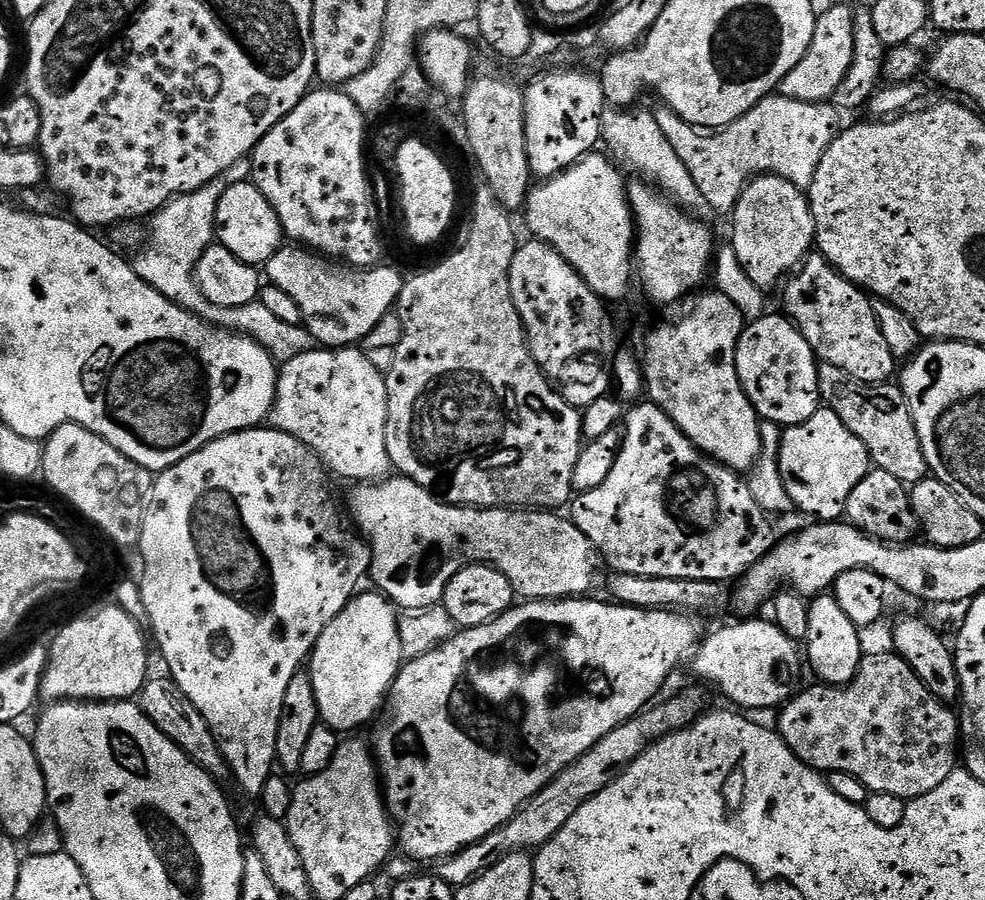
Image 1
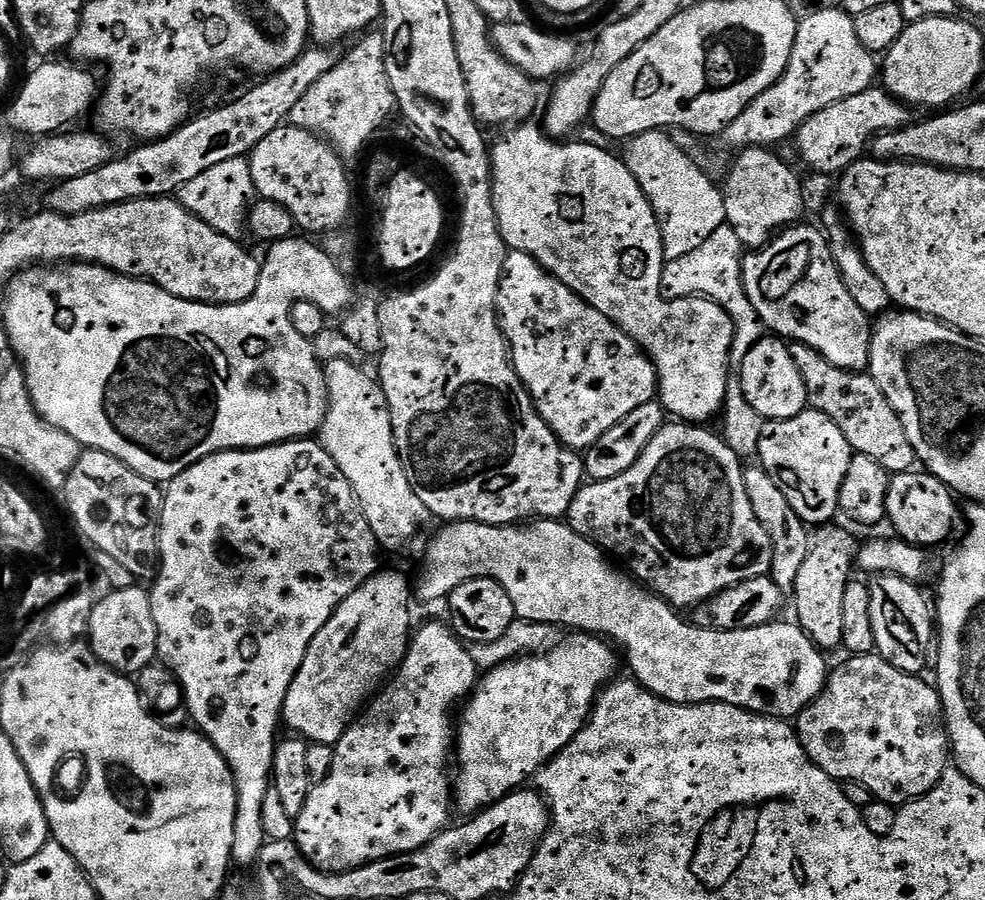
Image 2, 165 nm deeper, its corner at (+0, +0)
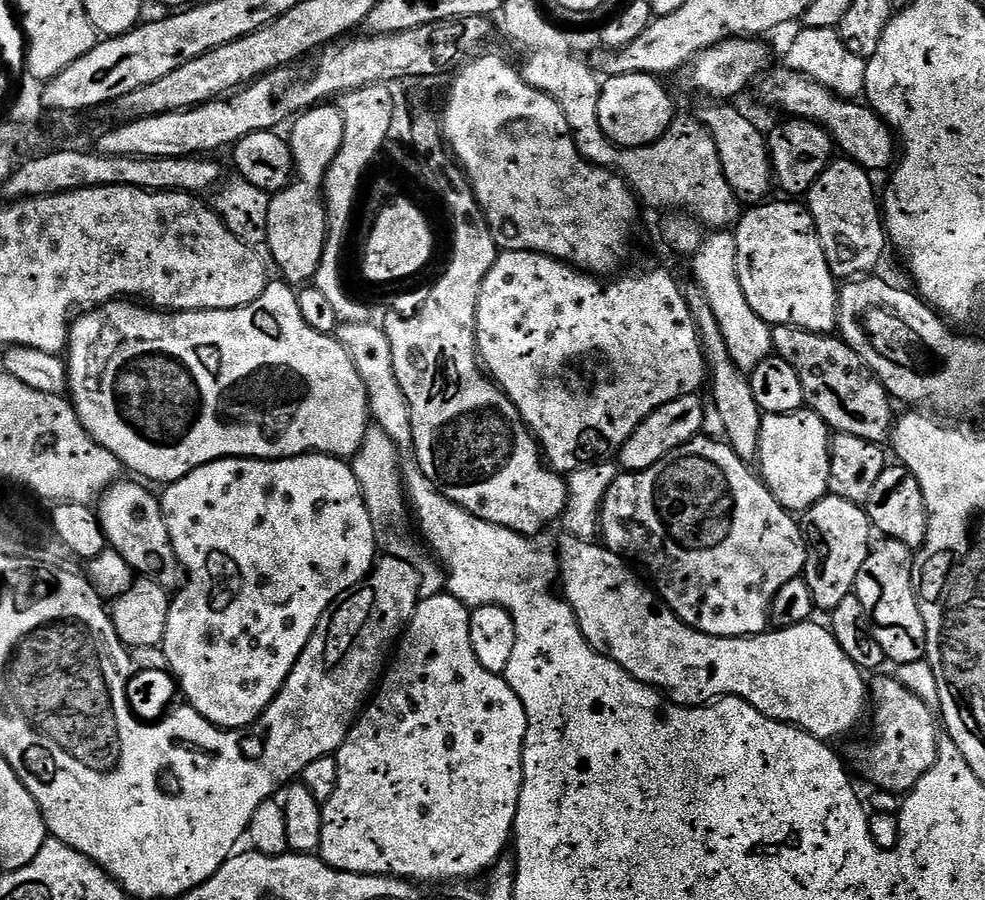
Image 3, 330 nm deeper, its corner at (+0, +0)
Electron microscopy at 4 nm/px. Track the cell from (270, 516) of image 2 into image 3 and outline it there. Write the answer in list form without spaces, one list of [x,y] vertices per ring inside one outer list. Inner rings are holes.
[[[323,454],[290,456],[283,460],[254,460],[239,456],[215,460],[198,466],[190,474],[167,485],[162,492],[162,507],[172,545],[186,577],[184,587],[175,593],[170,614],[166,618],[162,650],[168,659],[170,672],[175,677],[182,696],[184,694],[188,699],[185,701],[210,723],[220,728],[246,728],[272,705],[272,699],[282,690],[286,678],[294,670],[302,650],[310,642],[318,622],[327,614],[328,609],[372,571],[378,559],[378,529],[372,524],[366,510],[364,495],[358,478],[352,472],[351,463],[339,456]]]

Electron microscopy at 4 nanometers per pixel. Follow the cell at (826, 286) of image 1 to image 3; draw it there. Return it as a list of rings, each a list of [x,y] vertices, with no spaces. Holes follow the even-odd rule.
[[[788,198],[780,199],[784,200],[773,199],[771,202],[761,202],[749,207],[735,225],[738,282],[742,282],[742,294],[746,294],[750,310],[754,310],[754,314],[758,314],[758,318],[768,324],[789,324],[795,328],[805,328],[808,332],[835,333],[840,315],[838,281],[826,262],[814,218],[803,203],[793,202]]]

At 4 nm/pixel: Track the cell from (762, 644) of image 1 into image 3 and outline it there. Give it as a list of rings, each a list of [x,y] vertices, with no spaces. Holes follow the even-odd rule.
[[[573,538],[565,539],[561,542],[560,548],[558,547],[558,572],[562,577],[563,599],[567,600],[568,605],[576,611],[580,629],[584,637],[590,642],[590,646],[604,656],[609,656],[618,666],[625,668],[635,680],[650,684],[657,690],[663,690],[670,697],[672,703],[681,706],[703,706],[725,696],[737,696],[750,706],[754,706],[762,714],[769,716],[770,719],[781,720],[784,724],[795,724],[797,728],[801,728],[804,732],[809,732],[814,738],[825,742],[836,742],[832,740],[846,735],[847,732],[854,731],[859,726],[860,719],[864,716],[864,707],[867,709],[870,704],[870,692],[866,687],[866,680],[864,684],[865,673],[846,655],[842,650],[842,646],[838,646],[838,642],[825,625],[823,628],[822,625],[816,624],[817,622],[809,622],[798,626],[790,626],[789,628],[776,628],[775,630],[762,632],[759,636],[707,636],[705,632],[699,632],[697,628],[692,628],[690,625],[681,622],[651,587],[648,587],[649,589],[644,588],[643,582],[628,569],[631,568],[629,561],[625,560],[617,552],[611,552],[600,542]]]

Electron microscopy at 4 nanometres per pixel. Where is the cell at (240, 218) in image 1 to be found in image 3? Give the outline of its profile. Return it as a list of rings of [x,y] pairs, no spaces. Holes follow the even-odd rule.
[[[325,102],[301,112],[295,117],[291,128],[292,136],[287,137],[287,142],[292,148],[294,179],[271,197],[270,218],[266,218],[266,226],[268,249],[272,251],[271,263],[280,267],[279,275],[287,283],[304,286],[316,275],[319,263],[322,262],[323,246],[328,243],[324,179],[338,150],[342,150],[344,119],[339,107]]]

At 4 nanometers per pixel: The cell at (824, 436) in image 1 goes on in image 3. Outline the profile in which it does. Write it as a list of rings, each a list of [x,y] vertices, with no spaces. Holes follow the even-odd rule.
[[[805,406],[790,414],[765,415],[760,422],[759,475],[782,507],[803,514],[826,495],[830,478],[830,429]]]

